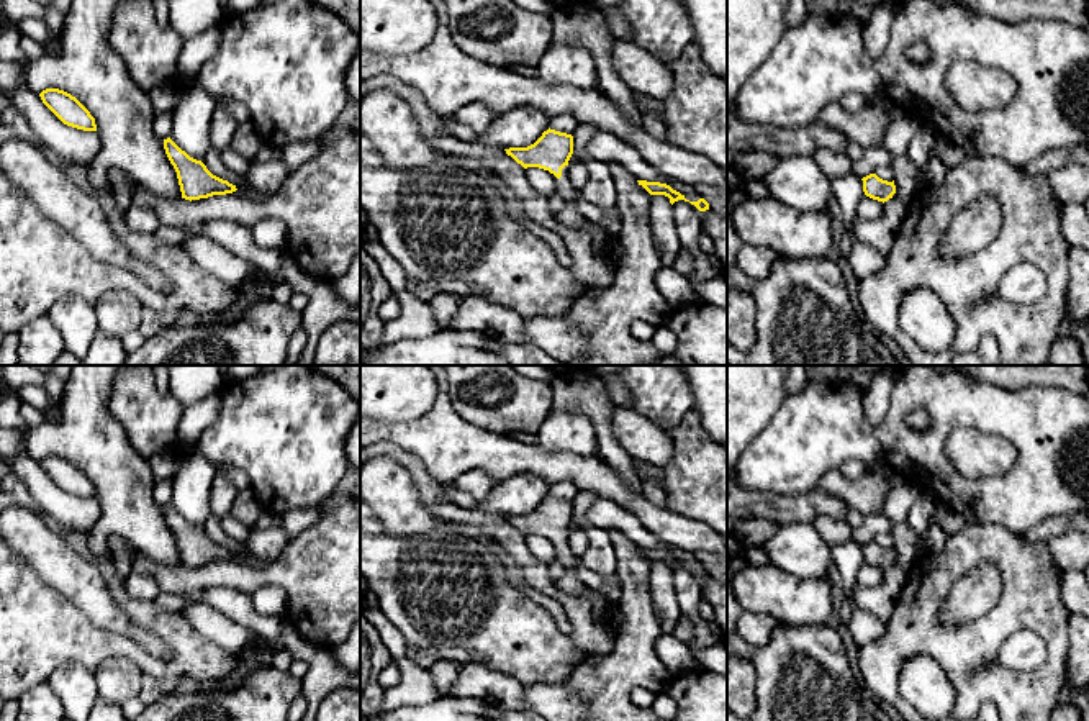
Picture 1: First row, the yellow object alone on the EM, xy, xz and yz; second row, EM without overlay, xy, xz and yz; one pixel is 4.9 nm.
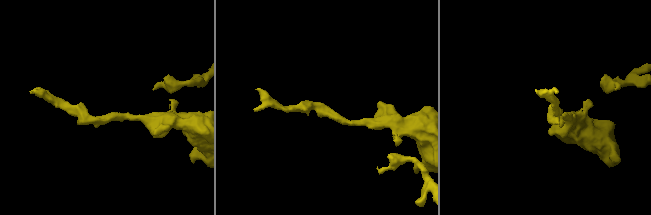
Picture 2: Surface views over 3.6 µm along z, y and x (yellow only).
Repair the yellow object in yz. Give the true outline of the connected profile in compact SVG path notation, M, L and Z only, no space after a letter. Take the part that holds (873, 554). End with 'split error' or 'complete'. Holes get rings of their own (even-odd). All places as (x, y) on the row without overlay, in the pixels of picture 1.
M870 541L861 546L863 547L863 559L866 564L878 567L878 569L888 569L896 560L894 547L888 549L879 546L876 541Z; complete

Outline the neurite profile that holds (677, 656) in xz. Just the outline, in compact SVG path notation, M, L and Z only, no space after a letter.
M663 633L655 641L655 654L662 664L675 675L701 669L693 657L691 646L681 642L673 634Z

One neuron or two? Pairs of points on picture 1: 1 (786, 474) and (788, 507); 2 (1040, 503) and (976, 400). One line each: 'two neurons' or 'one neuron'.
1: two neurons
2: one neuron

